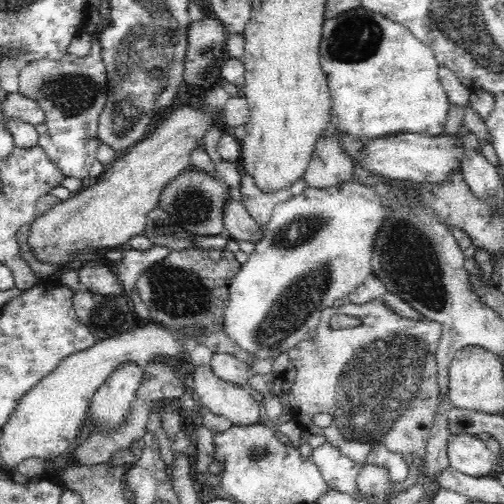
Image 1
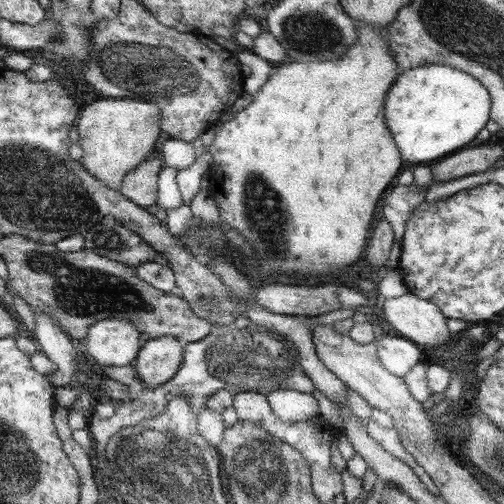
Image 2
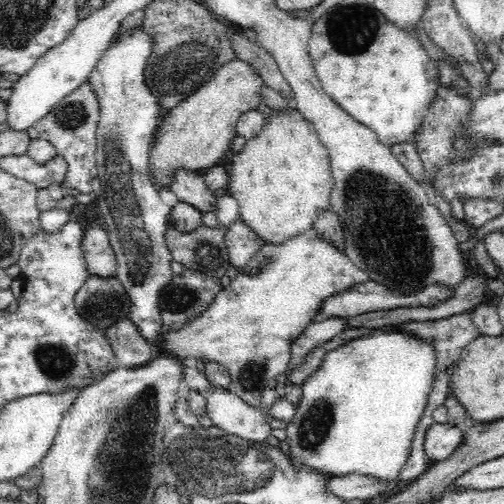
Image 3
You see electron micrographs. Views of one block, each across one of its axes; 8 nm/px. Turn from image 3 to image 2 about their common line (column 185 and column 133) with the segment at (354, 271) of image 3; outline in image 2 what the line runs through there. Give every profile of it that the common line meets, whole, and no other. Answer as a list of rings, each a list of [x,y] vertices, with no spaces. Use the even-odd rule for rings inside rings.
[[[109,318],[97,322],[89,328],[89,334],[83,338],[87,354],[103,366],[123,366],[139,354],[139,330],[119,318]]]

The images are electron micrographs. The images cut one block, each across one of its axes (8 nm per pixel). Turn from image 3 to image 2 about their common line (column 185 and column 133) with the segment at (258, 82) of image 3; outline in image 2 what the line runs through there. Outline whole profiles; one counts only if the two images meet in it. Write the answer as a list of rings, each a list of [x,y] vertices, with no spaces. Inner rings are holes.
[[[103,98],[87,104],[81,110],[81,118],[77,118],[79,146],[83,150],[81,166],[89,174],[93,174],[99,182],[109,186],[111,190],[119,190],[125,182],[125,176],[133,172],[141,162],[147,160],[147,154],[153,148],[153,140],[159,134],[161,110],[159,106],[143,100],[129,98]]]

